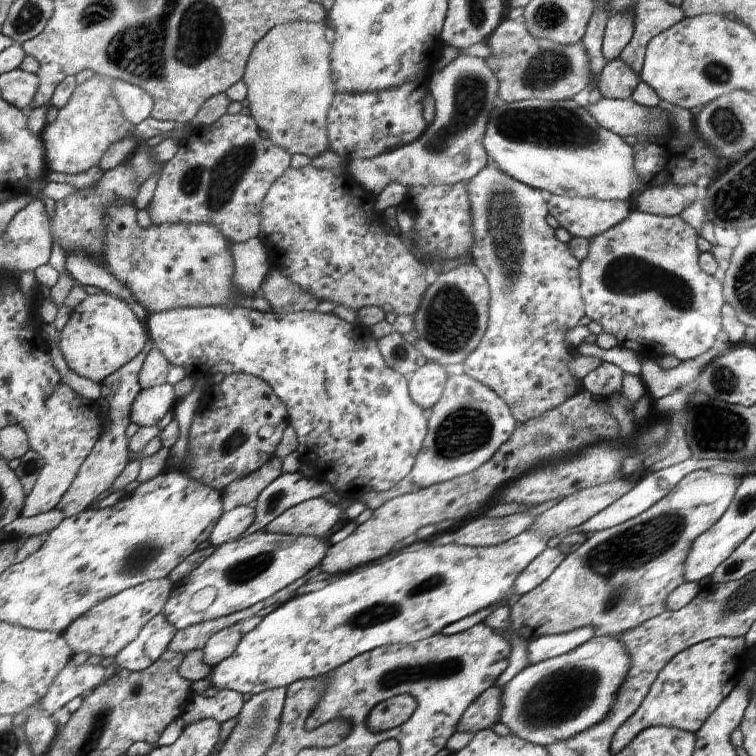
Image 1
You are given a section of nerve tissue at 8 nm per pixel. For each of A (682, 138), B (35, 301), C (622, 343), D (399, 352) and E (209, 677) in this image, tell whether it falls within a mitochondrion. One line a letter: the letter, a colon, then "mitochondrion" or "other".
A: other
B: other
C: other
D: mitochondrion
E: other

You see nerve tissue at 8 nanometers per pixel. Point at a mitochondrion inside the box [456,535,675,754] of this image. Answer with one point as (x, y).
(561, 695)

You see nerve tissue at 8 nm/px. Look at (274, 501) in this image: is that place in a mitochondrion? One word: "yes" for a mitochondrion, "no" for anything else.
yes

